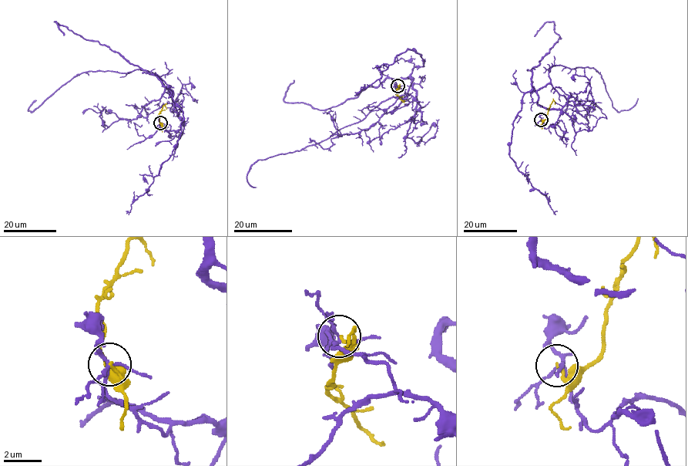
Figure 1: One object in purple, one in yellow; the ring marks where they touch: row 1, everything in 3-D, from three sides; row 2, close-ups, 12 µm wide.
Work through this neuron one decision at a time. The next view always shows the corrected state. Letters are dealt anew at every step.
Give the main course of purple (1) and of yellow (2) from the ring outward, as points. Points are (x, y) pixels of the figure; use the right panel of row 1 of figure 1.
1: (541, 119), (552, 126), (561, 109), (538, 103), (552, 65), (594, 68), (617, 111), (637, 98)
2: (541, 119), (543, 121), (547, 117), (553, 100), (555, 104)

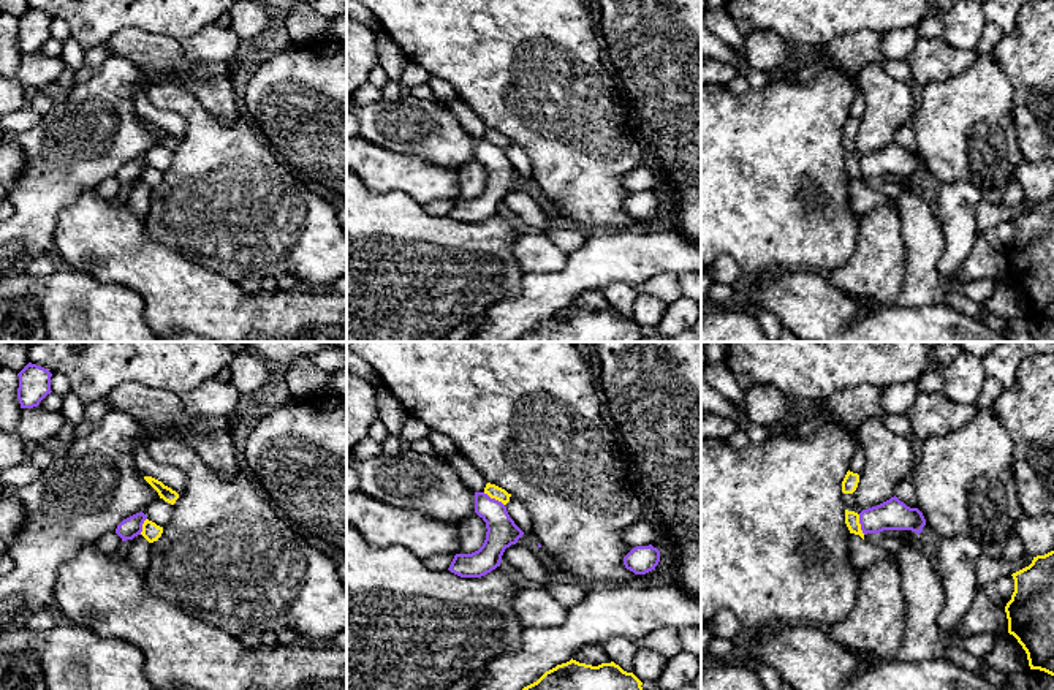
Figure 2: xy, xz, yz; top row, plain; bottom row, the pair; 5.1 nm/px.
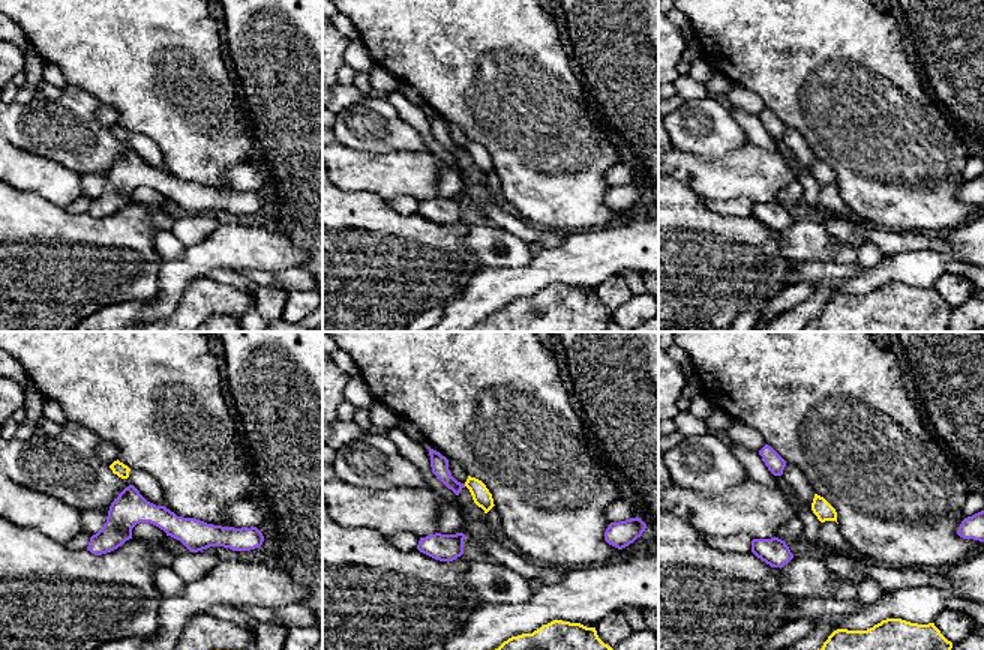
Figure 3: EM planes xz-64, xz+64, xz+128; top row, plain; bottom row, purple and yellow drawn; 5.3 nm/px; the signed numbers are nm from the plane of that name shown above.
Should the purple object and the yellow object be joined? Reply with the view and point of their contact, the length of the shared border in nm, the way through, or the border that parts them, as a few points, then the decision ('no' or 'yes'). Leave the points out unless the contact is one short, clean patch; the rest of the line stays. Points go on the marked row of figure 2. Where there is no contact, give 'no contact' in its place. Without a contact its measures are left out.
contact xz (494, 499); length 130 nm; border xz (483, 492), (504, 505); no

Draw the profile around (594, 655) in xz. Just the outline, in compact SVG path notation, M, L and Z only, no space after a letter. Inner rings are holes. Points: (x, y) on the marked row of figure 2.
M584 646L578 649L573 655L573 660L592 666L612 662L600 646Z

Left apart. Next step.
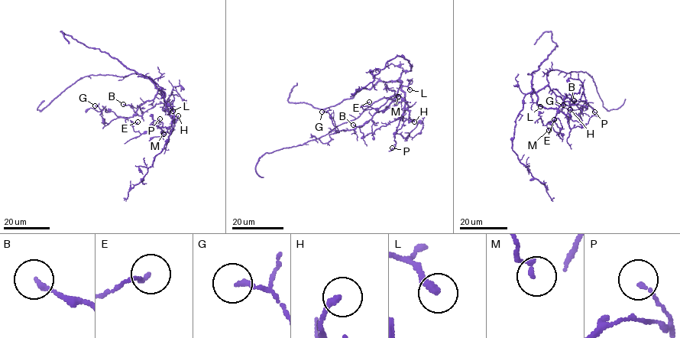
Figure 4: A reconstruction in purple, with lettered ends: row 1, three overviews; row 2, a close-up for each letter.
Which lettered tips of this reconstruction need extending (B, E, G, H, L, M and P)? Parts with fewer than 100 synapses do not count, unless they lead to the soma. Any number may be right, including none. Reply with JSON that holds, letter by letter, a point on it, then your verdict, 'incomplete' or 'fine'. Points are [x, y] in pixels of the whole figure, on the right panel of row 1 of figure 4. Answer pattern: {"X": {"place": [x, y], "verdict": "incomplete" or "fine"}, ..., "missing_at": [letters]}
{"B": {"place": [574, 100], "verdict": "fine"}, "E": {"place": [554, 119], "verdict": "fine"}, "G": {"place": [563, 105], "verdict": "fine"}, "H": {"place": [570, 109], "verdict": "fine"}, "L": {"place": [540, 106], "verdict": "fine"}, "M": {"place": [548, 130], "verdict": "fine"}, "P": {"place": [594, 112], "verdict": "fine"}, "missing_at": []}

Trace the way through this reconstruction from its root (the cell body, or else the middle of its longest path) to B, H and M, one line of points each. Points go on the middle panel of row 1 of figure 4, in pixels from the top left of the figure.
B: (391, 99), (402, 86), (405, 109), (395, 120), (364, 138), (353, 125)
H: (391, 99), (395, 97), (402, 86), (405, 92), (404, 108), (409, 112), (409, 117), (414, 121)
M: (391, 99), (395, 97), (402, 86), (406, 108), (407, 102), (398, 96)

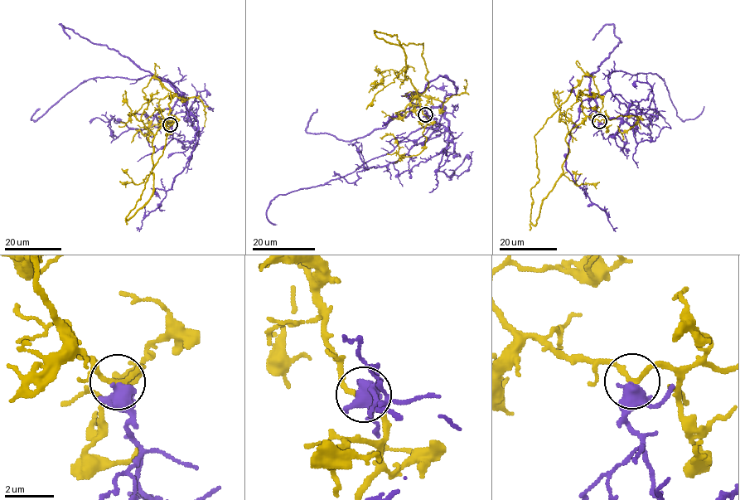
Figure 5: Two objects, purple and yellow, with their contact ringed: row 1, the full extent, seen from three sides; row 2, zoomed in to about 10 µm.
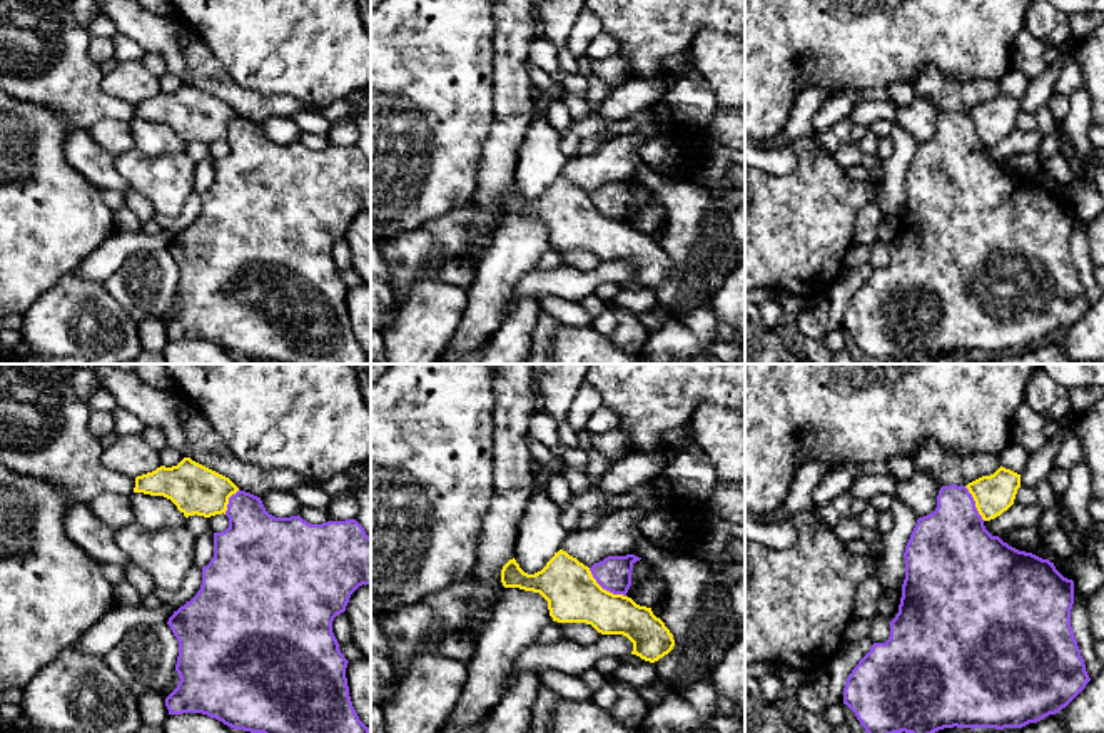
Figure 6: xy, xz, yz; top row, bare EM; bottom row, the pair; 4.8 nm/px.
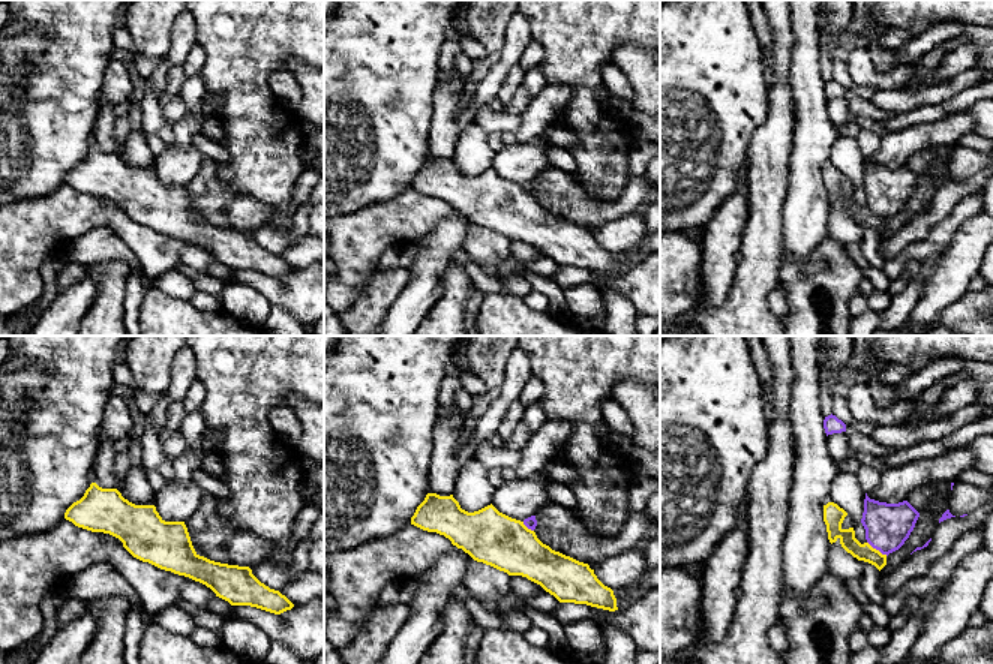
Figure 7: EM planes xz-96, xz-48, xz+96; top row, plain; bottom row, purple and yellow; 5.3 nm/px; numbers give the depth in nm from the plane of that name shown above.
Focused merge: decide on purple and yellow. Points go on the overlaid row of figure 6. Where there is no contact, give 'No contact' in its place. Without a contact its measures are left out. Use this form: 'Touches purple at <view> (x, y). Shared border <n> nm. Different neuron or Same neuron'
Touches purple at xz (605, 588). Shared border 240 nm. Different neuron

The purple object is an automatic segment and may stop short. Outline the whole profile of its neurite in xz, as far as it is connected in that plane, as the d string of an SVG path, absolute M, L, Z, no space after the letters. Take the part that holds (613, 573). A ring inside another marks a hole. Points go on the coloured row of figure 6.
M635 554L608 556L603 561L595 563L590 571L603 589L626 596L631 586L633 564L640 559L641 558Z

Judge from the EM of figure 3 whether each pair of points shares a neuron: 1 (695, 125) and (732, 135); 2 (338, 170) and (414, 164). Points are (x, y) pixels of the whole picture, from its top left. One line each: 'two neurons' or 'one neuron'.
1: one neuron
2: one neuron

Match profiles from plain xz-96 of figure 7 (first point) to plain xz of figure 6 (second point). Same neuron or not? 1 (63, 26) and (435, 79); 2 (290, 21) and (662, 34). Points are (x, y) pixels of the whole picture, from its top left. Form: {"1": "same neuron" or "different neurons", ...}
{"1": "same neuron", "2": "same neuron"}

